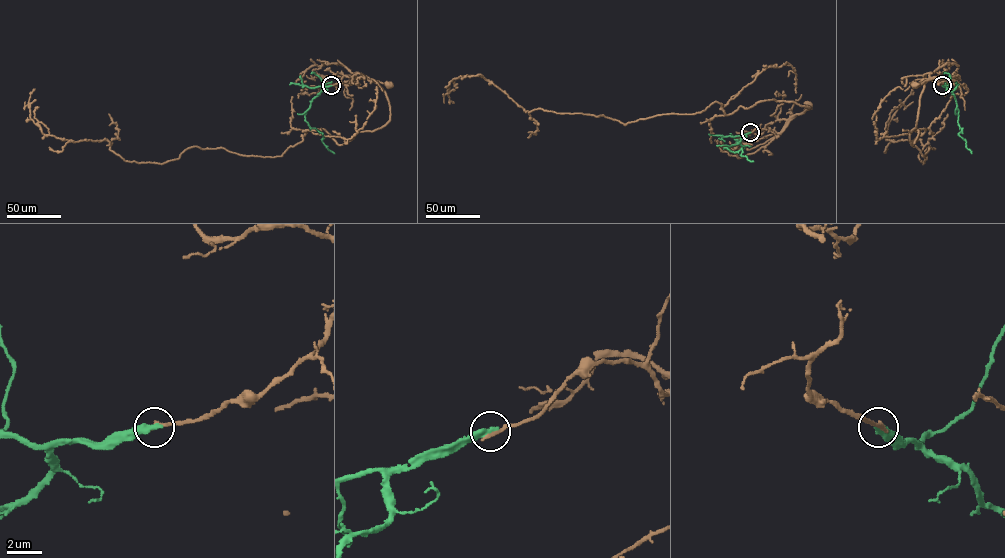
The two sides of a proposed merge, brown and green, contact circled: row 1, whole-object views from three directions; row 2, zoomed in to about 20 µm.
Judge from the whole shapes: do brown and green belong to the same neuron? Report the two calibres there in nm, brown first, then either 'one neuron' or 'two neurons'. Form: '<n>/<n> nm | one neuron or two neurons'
280/400 nm | two neurons

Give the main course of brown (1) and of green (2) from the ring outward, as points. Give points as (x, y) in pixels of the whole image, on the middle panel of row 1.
1: (750, 132), (759, 128), (780, 133), (807, 105)
2: (750, 132), (737, 144), (723, 148), (735, 153), (742, 148), (741, 156), (753, 161)

